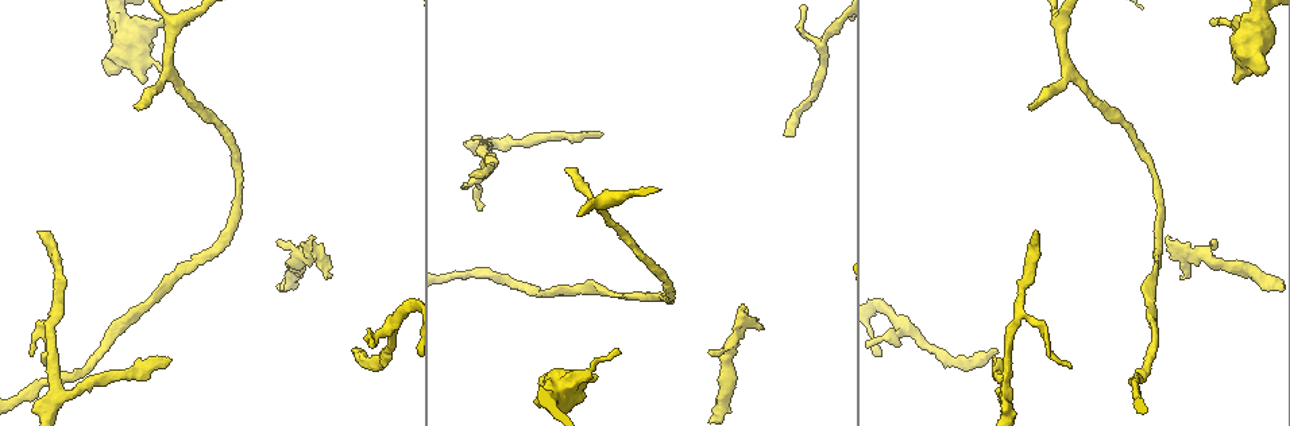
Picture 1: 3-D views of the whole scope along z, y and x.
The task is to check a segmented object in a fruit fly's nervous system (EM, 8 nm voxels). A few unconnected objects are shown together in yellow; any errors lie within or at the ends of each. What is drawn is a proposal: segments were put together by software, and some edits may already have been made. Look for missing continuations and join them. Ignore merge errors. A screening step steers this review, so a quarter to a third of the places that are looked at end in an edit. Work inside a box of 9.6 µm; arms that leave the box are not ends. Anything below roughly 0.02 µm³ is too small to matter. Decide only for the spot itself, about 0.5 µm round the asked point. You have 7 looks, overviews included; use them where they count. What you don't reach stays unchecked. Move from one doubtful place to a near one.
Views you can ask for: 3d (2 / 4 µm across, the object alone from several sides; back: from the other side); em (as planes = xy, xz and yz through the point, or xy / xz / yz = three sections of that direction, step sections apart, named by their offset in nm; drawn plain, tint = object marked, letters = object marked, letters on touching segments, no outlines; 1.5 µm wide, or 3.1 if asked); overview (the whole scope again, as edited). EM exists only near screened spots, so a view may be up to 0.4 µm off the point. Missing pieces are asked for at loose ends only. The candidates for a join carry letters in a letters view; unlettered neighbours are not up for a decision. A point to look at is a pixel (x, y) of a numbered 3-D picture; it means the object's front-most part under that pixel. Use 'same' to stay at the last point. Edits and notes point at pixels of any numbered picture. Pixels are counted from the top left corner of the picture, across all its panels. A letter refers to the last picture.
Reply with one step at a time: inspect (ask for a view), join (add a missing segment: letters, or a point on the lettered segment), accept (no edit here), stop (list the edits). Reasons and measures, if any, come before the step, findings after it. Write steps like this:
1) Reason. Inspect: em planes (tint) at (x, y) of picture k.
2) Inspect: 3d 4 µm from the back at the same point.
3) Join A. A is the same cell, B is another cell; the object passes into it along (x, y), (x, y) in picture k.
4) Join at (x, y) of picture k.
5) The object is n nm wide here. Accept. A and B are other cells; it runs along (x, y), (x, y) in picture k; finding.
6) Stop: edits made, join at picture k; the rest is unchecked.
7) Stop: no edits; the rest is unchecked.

Thick end. Inspect: em xz step 8 (tint) at (594, 373) of picture 1.

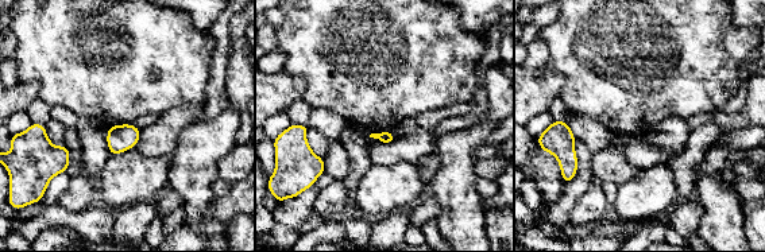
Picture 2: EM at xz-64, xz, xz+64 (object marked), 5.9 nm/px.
Another direction. Inspect: em planes (letters) at the same point.

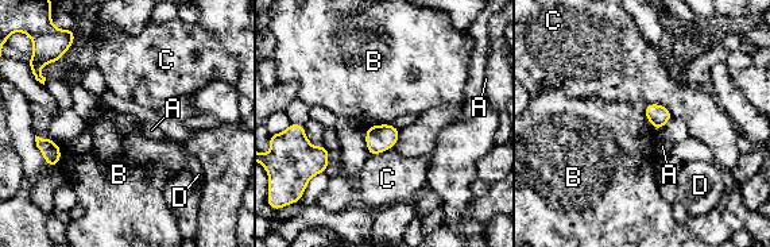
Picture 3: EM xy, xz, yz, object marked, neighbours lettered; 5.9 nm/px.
Accept. A, B, C and D are other cells; a border runs along (647, 103), (662, 104), (673, 116) in picture 3; no lettered segment goes on from it.

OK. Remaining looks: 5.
Inspect: em xy step 4 (letters) at (472, 175) of picture 1.

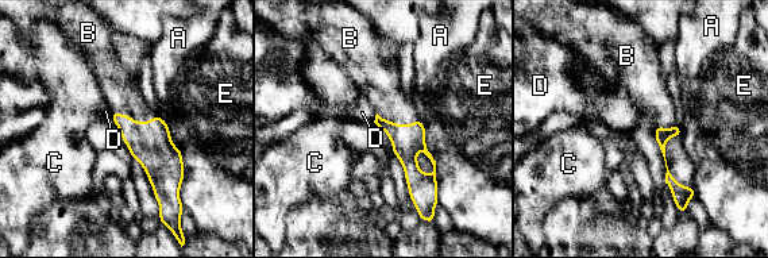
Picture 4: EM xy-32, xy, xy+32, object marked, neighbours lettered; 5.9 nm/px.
Inspect: em yz step 8 (letters) at the same point.

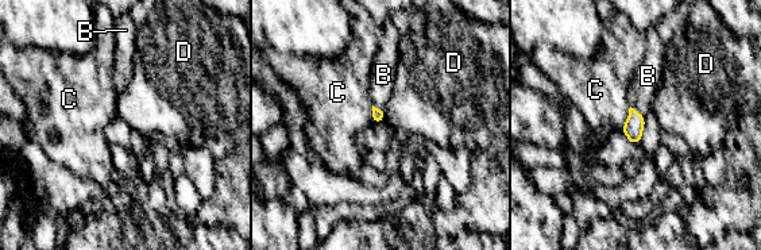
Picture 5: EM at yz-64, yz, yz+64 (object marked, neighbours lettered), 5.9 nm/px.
Join B. B is the same cell, C and D are other cells; the object passes into it along (633, 127), (637, 111), (648, 76) in picture 5; it goes on there.

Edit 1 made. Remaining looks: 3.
Redraw. Inspect: overview.

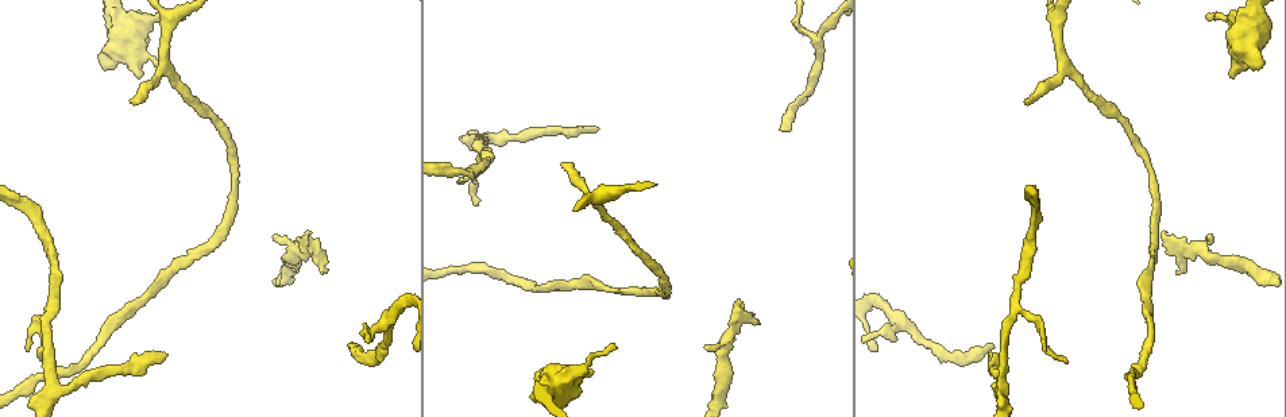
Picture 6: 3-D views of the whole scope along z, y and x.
Inspect: em planes (letters) at (991, 356) of picture 6.

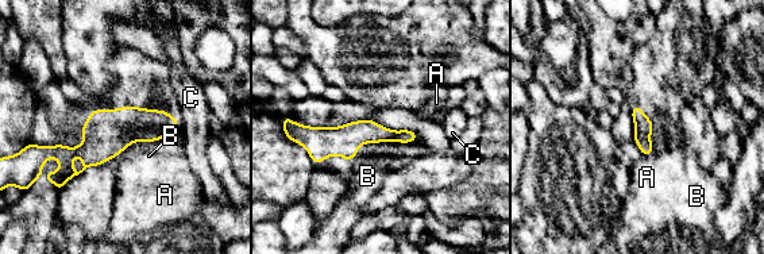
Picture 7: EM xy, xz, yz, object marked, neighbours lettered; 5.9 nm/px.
The longest contact is with A, 80 nm. Accept. A, B and C are other cells; a border runs along (652, 151), (641, 156) in picture 7; none of them fits.

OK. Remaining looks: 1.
Stop: edits made, join at picture 5; the rest is unchecked.

